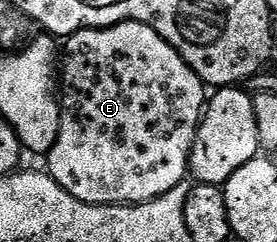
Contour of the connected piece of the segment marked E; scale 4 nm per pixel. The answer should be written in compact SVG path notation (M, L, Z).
M121 22L115 26L103 26L101 28L91 28L88 30L81 30L79 34L71 34L64 42L64 57L60 62L60 105L62 111L60 112L60 136L56 136L56 144L52 144L49 154L45 155L44 162L46 162L45 169L48 171L51 178L56 180L56 184L60 184L60 188L64 188L64 192L68 192L76 200L80 200L84 204L92 204L93 206L139 206L148 200L156 200L160 196L164 196L168 192L172 192L172 188L183 185L187 181L188 171L190 169L190 153L192 152L192 144L196 140L196 132L198 125L202 123L202 115L206 109L208 101L208 87L202 81L200 75L184 61L178 54L176 48L172 48L172 44L165 42L163 38L150 26L144 25L143 22Z

